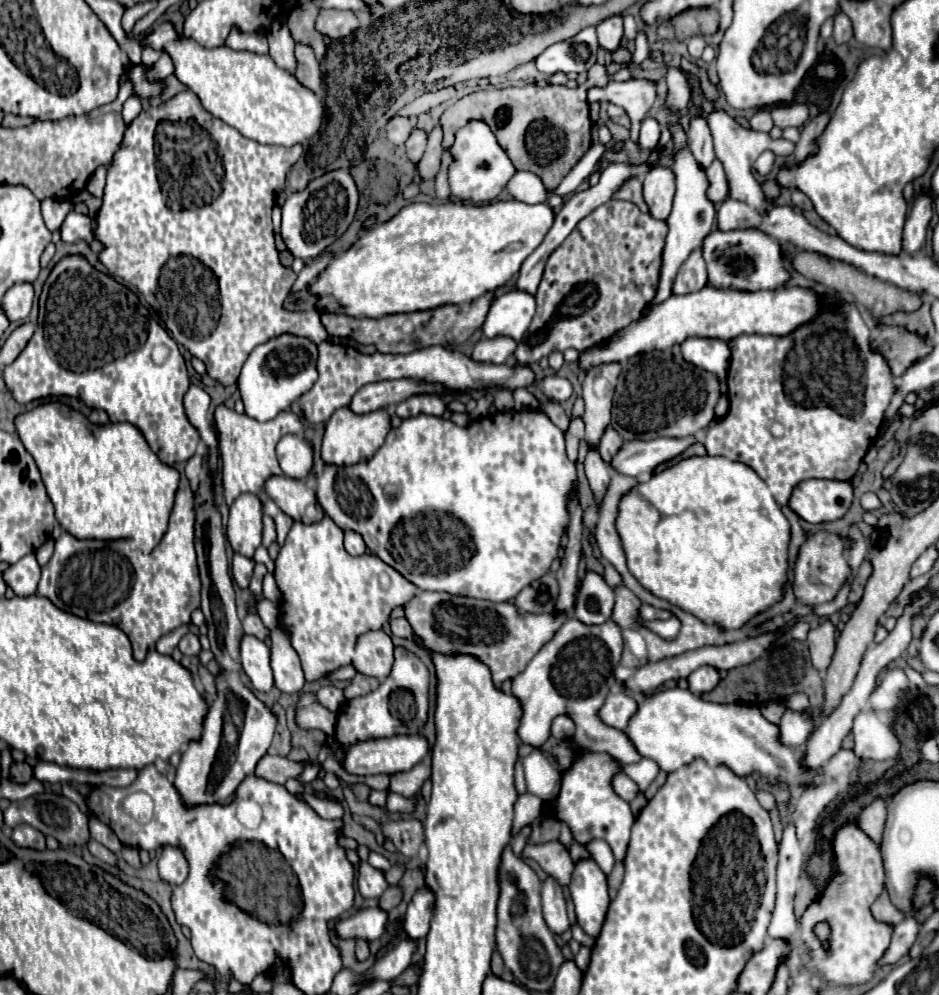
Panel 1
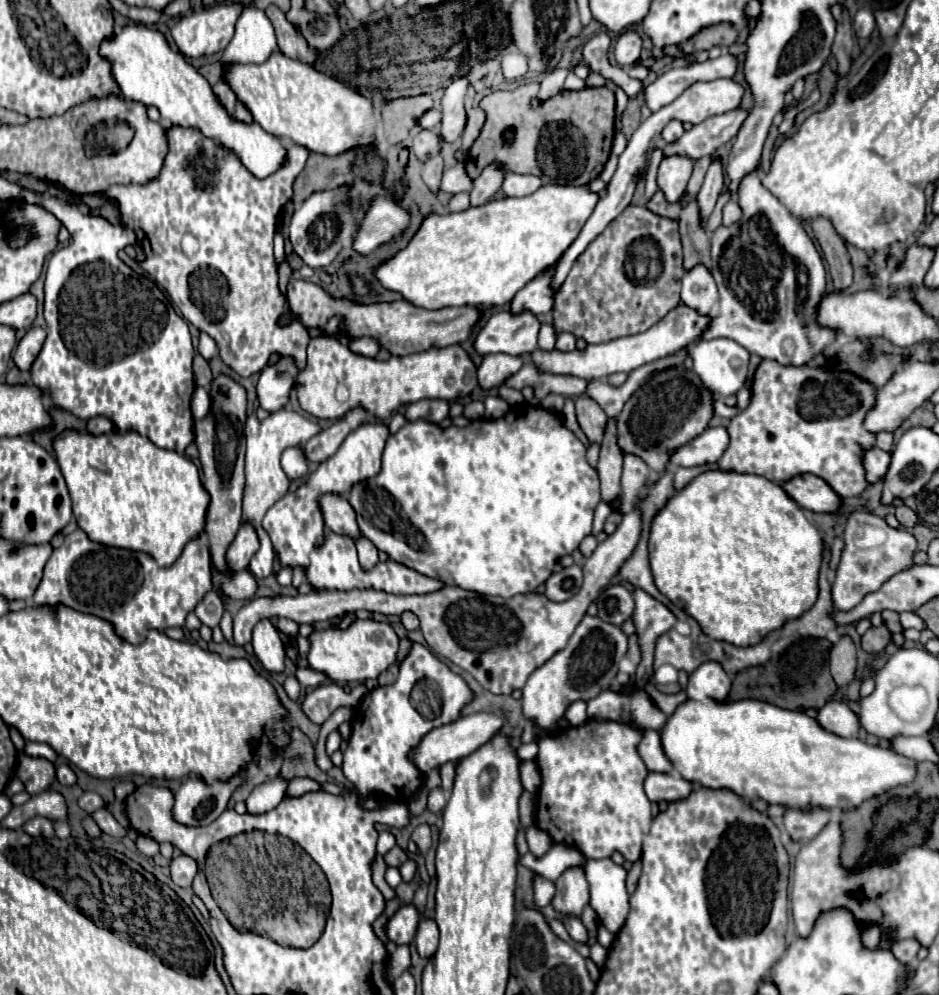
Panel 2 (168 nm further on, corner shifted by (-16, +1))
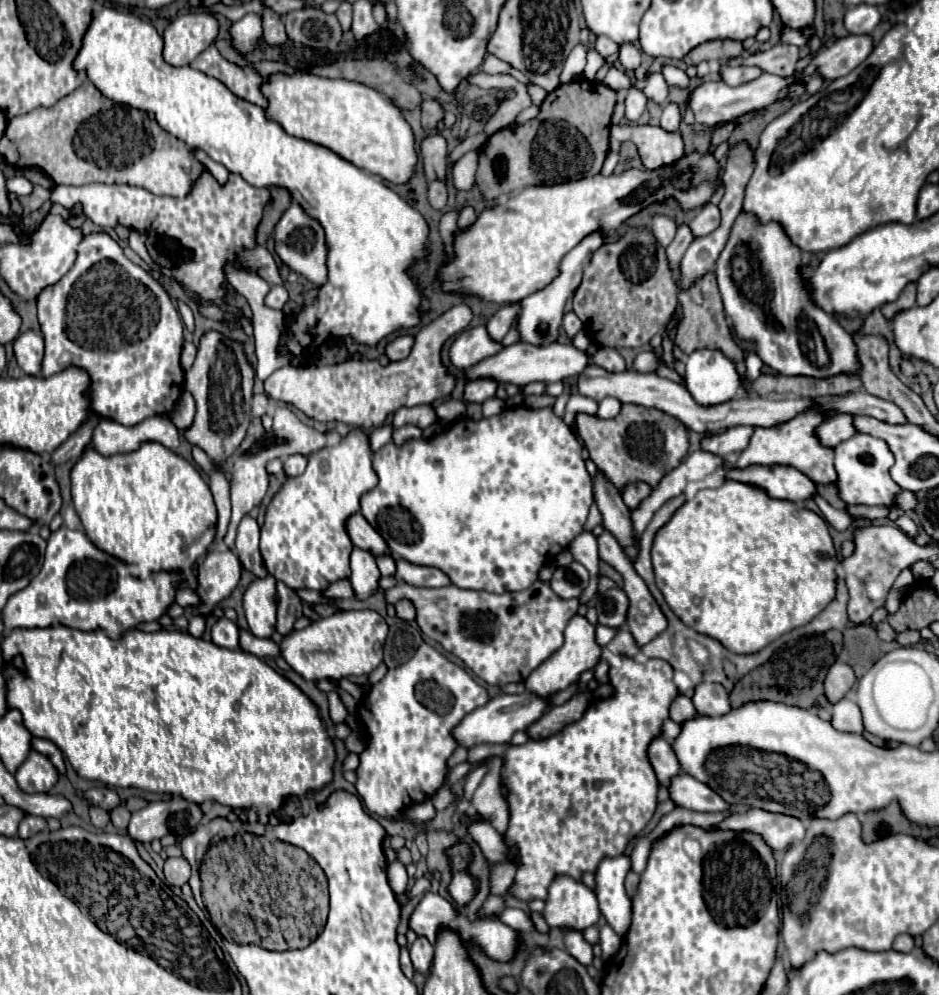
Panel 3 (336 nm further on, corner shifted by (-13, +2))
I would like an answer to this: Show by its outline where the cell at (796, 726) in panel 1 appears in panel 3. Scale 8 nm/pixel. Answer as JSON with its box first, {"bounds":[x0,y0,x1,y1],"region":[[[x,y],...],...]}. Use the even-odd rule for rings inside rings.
{"bounds":[831,698,863,734],"region":[[[841,698],[839,702],[835,702],[833,712],[831,712],[831,726],[839,732],[861,734],[863,732],[863,722],[861,722],[859,706],[849,698]]]}

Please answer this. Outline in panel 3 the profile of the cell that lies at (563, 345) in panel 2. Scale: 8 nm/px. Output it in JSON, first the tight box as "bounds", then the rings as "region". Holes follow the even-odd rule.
{"bounds":[563,312,583,338],"region":[[[569,312],[569,314],[563,318],[563,330],[565,330],[565,334],[567,334],[569,338],[573,338],[579,330],[583,330],[583,322],[581,322],[573,312]]]}

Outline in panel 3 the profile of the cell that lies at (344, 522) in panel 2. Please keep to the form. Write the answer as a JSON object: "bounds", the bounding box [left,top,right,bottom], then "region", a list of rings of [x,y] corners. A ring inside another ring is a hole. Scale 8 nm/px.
{"bounds":[345,512,387,556],"region":[[[359,512],[351,514],[345,520],[345,530],[347,530],[353,546],[357,546],[361,550],[367,550],[373,556],[377,556],[377,554],[381,554],[381,552],[387,550],[385,540],[369,526],[369,522],[365,522],[365,518]]]}

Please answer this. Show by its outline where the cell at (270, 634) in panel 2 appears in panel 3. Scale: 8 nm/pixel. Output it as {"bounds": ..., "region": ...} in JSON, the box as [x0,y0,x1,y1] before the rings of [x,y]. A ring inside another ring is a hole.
{"bounds":[243,576,275,638],"region":[[[267,576],[263,580],[255,580],[245,596],[243,608],[249,622],[251,634],[257,638],[271,638],[275,632],[275,578]]]}

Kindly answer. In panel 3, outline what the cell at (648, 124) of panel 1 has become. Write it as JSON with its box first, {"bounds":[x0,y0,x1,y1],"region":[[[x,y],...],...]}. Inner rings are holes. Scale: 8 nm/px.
{"bounds":[661,104,681,132],"region":[[[669,104],[661,116],[661,128],[669,130],[669,132],[677,132],[679,124],[681,124],[681,110],[679,110],[679,106]]]}

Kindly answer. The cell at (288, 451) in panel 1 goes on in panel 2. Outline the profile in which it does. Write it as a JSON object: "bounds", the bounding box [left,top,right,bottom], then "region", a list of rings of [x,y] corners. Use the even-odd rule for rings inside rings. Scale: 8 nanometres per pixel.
{"bounds":[280,447,308,479],"region":[[[290,447],[288,451],[284,451],[280,463],[282,463],[282,469],[288,475],[288,479],[304,479],[306,477],[308,461],[304,459],[304,451],[300,451],[298,447]]]}

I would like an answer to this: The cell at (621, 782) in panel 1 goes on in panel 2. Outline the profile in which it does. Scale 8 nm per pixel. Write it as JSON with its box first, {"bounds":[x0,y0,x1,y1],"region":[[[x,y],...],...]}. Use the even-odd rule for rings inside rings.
{"bounds":[644,773,694,801],"region":[[[650,773],[644,783],[646,795],[650,801],[682,801],[694,791],[694,783],[680,779],[678,775],[664,775],[664,773]]]}

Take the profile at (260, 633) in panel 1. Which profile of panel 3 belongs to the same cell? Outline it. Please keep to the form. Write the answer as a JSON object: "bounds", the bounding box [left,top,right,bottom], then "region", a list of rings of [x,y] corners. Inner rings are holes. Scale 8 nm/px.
{"bounds":[277,582,303,636],"region":[[[277,582],[277,594],[279,594],[277,632],[281,636],[285,636],[285,634],[289,634],[289,630],[293,630],[295,620],[303,616],[301,600],[293,590],[289,590],[289,586],[285,586],[285,582]]]}

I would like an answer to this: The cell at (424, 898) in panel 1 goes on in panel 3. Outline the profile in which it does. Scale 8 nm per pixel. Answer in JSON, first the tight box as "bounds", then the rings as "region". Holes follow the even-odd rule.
{"bounds":[409,936,435,972],"region":[[[417,936],[417,940],[409,948],[409,954],[411,954],[411,962],[417,972],[429,972],[435,948],[425,936]]]}

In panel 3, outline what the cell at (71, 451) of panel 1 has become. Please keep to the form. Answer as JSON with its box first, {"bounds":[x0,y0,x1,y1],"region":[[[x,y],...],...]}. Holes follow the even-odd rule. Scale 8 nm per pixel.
{"bounds":[71,442,217,572],"region":[[[141,442],[137,450],[115,456],[103,456],[87,446],[71,468],[71,496],[89,540],[107,554],[131,564],[133,572],[193,568],[215,536],[217,510],[209,486],[195,466],[159,442]]]}

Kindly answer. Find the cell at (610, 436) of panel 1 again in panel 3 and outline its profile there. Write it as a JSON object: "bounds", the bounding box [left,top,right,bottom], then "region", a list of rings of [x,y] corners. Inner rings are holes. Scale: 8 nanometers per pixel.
{"bounds":[623,482,651,508],"region":[[[629,482],[629,486],[625,486],[623,490],[623,502],[627,504],[627,508],[635,508],[643,498],[647,498],[651,492],[651,486],[647,482]]]}

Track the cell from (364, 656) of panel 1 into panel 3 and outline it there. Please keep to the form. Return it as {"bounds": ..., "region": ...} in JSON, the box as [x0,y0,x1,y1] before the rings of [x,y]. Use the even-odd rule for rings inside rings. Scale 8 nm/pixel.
{"bounds":[241,610,387,680],"region":[[[351,610],[351,612],[339,612],[333,614],[329,618],[319,618],[313,624],[309,624],[307,628],[299,630],[299,632],[291,632],[283,638],[281,646],[275,646],[273,640],[259,640],[255,638],[251,632],[243,632],[241,630],[241,644],[243,650],[259,656],[259,658],[271,658],[275,654],[283,656],[287,660],[287,664],[305,680],[341,680],[341,678],[349,678],[349,676],[367,676],[371,674],[381,662],[383,662],[383,644],[387,638],[387,622],[373,610]]]}

